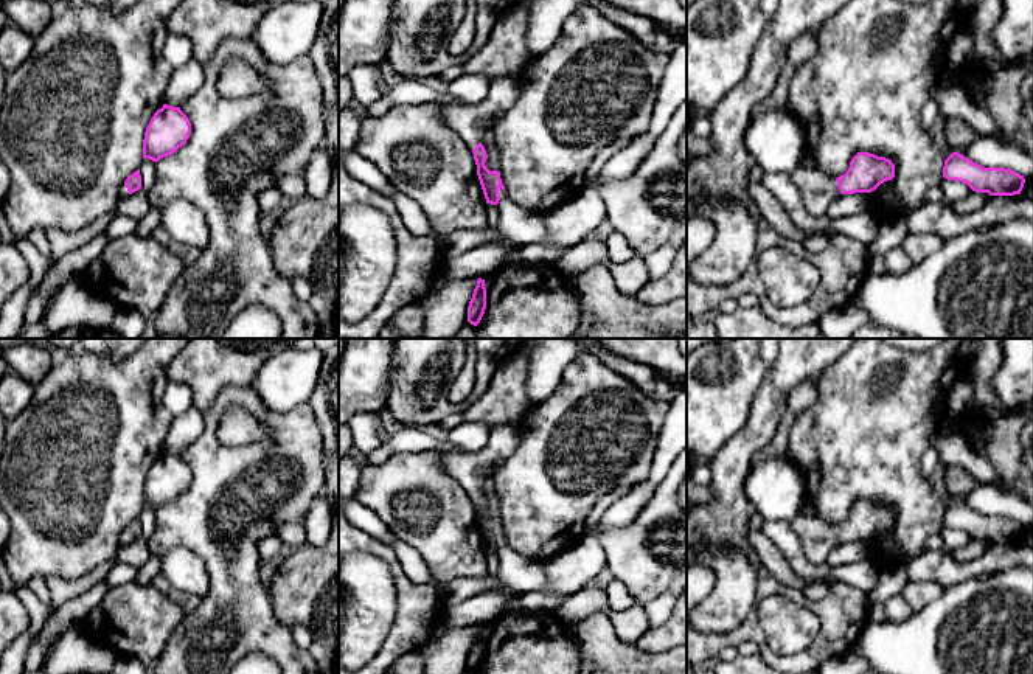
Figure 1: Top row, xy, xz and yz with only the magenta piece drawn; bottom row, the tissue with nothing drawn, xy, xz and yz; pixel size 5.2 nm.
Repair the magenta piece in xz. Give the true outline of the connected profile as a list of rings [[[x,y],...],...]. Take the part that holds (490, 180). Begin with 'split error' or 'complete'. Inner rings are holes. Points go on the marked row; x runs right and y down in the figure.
split error; [[[499,76],[489,82],[488,95],[478,104],[443,102],[440,120],[454,129],[463,141],[472,149],[477,165],[477,175],[486,199],[486,203],[497,205],[499,189],[505,191],[499,171],[489,171],[485,166],[488,158],[485,146],[480,143],[488,129],[494,129],[499,118],[517,101],[520,95],[520,76]]]

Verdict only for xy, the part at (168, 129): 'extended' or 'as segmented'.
as segmented

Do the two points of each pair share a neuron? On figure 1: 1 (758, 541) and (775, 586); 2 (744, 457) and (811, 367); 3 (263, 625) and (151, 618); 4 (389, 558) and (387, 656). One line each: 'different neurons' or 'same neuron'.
1: different neurons
2: same neuron
3: different neurons
4: same neuron

